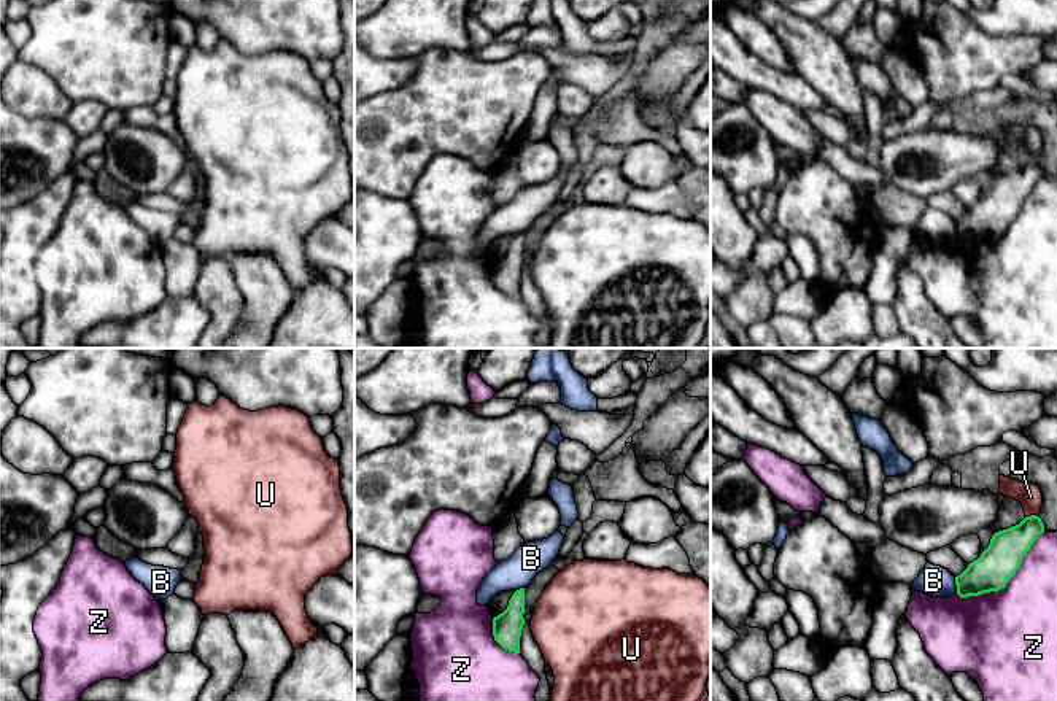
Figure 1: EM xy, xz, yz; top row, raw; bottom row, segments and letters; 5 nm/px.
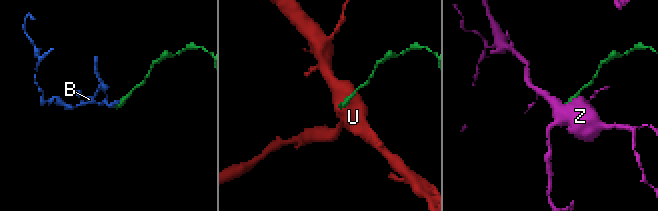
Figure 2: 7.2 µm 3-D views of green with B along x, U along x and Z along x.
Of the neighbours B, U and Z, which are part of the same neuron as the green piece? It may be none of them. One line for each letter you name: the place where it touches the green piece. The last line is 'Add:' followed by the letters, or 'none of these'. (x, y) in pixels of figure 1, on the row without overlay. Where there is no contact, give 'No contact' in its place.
Add: none of these

